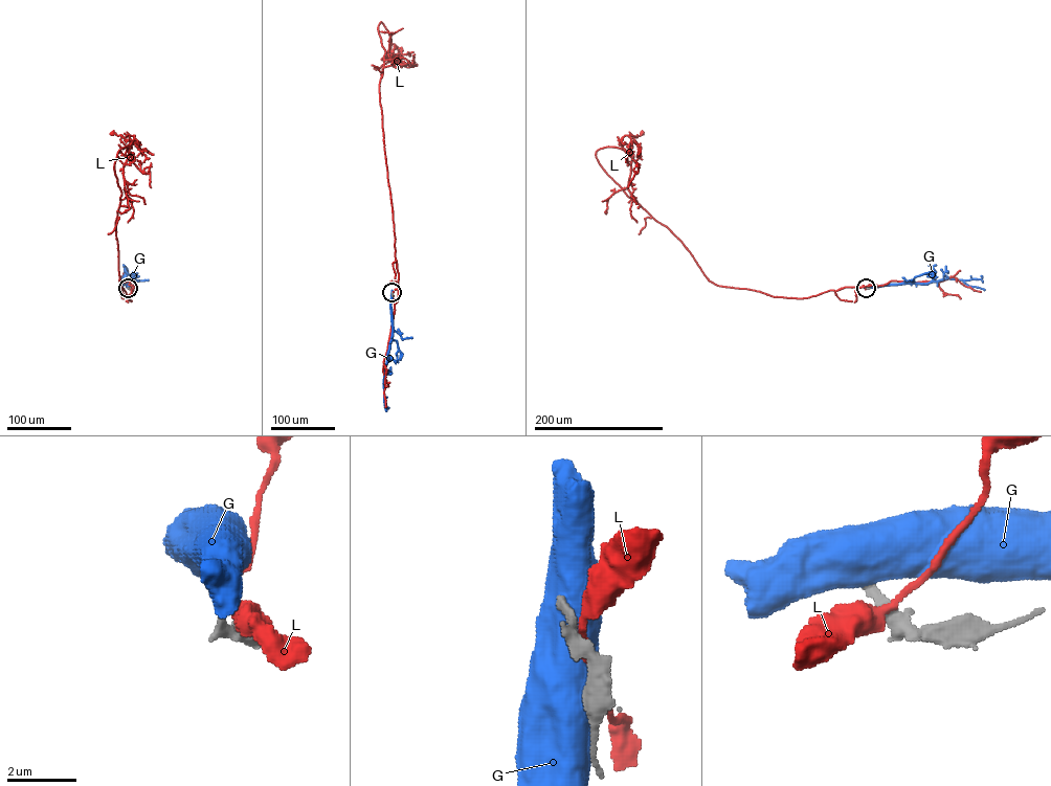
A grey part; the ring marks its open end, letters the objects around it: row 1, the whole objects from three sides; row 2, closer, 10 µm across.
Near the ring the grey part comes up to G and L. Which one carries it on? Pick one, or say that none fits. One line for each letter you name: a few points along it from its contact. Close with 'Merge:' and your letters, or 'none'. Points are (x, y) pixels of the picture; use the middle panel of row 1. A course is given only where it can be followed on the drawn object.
Merge: none

